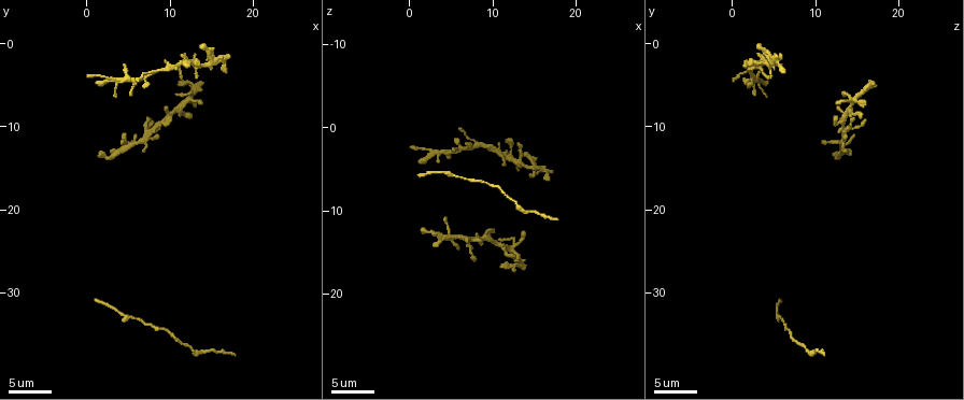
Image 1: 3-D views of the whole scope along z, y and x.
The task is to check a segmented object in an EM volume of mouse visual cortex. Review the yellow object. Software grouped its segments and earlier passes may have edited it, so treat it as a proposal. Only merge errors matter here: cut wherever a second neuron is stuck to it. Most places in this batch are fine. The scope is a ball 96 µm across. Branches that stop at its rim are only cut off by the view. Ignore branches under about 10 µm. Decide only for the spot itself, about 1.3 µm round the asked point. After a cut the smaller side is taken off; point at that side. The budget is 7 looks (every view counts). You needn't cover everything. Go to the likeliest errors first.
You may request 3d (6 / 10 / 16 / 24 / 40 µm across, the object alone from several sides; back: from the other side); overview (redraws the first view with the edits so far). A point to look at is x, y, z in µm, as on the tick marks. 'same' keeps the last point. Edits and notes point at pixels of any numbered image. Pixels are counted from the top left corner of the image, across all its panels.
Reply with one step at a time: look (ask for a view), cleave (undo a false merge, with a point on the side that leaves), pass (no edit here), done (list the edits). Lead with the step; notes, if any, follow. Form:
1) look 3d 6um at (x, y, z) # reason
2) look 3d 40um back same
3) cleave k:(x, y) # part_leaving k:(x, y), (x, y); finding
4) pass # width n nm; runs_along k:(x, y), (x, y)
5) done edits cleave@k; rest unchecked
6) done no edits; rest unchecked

look 3d 10um at (3.8, 12.8, 13.4)

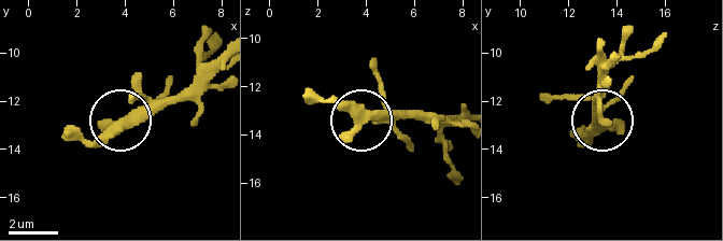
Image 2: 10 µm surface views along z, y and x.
look 3d 6um at (3.7, 12.9, 13.3)

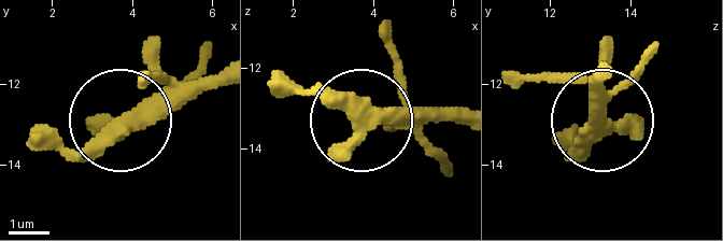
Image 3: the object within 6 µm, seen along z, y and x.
pass # runs_along 3:(138, 126), (130, 116), (172, 113), (210, 79); continuous, no second neuron

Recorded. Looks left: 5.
look 3d 6um at (6.0, 4.6, 2.4)

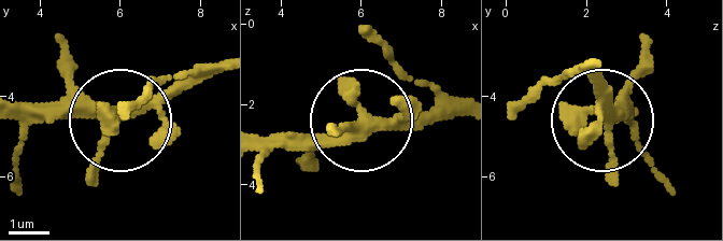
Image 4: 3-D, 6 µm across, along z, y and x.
pass # all the same neuron

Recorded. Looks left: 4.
look 3d 10um at (5.6, 32.8, 5.8) # calibre changes

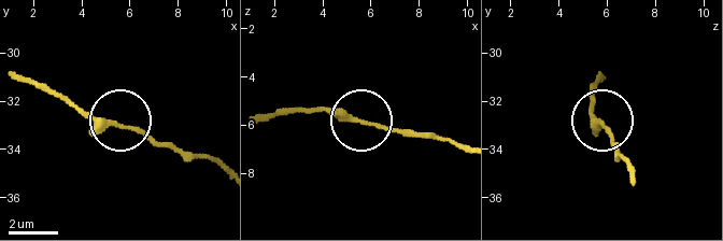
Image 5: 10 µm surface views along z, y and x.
pass # width 210 nm; all the same neuron

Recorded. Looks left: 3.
look 3d 10um at (1.2, 31.2, 5.6) # thin neck

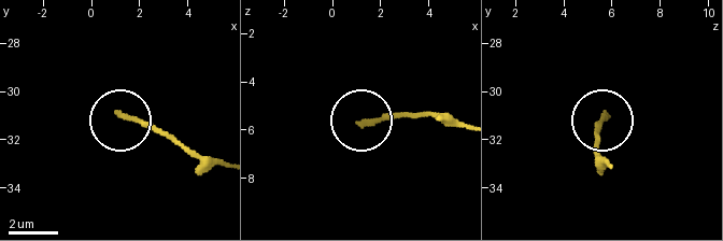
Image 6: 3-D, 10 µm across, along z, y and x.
look 3d 6um at (1.2, 31.0, 5.6) # zoom in

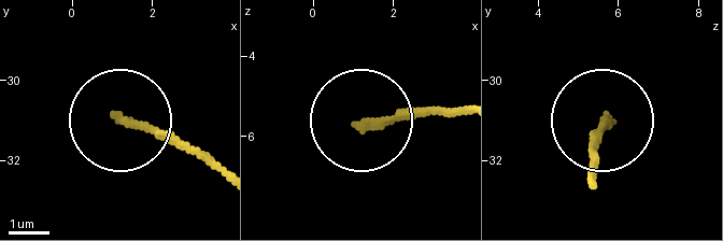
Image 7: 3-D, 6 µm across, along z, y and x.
pass # all the same neuron

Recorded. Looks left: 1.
done no edits; rest unchecked

